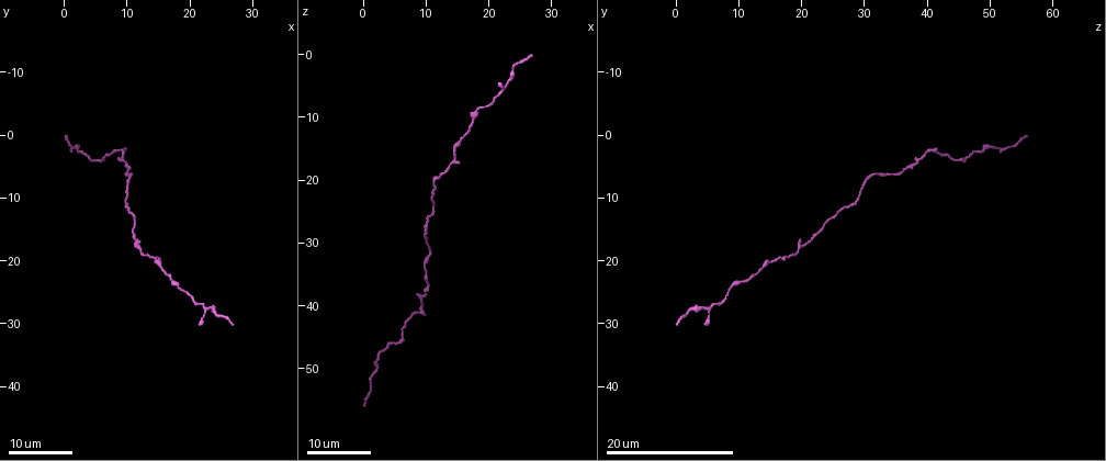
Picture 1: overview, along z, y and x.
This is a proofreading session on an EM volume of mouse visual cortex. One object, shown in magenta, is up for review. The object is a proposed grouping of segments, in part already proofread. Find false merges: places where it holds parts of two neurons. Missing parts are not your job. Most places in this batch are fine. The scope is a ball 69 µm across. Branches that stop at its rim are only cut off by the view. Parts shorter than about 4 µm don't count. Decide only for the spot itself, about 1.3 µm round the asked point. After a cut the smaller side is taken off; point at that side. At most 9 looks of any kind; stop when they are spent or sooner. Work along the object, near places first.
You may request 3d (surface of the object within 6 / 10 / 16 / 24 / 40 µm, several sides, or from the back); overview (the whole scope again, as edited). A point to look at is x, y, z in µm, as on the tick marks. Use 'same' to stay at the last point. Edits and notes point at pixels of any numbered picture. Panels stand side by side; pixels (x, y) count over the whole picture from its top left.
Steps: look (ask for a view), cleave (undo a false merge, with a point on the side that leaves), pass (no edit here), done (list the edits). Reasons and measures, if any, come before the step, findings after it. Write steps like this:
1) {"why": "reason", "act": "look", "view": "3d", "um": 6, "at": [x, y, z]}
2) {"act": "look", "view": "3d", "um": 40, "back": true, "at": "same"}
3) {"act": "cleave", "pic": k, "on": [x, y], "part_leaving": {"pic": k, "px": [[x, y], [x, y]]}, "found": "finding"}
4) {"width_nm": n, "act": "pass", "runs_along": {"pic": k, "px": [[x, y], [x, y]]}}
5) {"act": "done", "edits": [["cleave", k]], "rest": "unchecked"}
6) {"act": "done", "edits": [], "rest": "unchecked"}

{"act": "look", "view": "3d", "um": 24, "at": [18.5, 24.0, 9.0]}

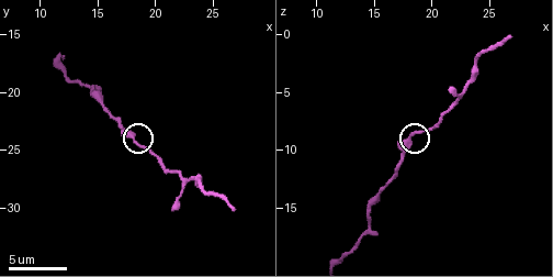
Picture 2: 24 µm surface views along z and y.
{"why": "closer look", "act": "look", "view": "3d", "um": 6, "at": [18.4, 24.2, 8.8]}

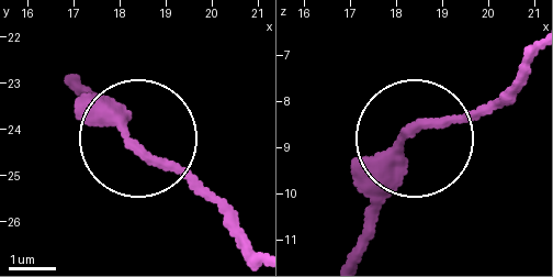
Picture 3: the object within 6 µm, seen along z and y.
{"act": "pass", "runs_along": {"pic": 3, "px": [[77, 80], [229, 222]]}, "found": "continuous, no second neuron"}

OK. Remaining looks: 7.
{"why": "sudden change in width", "act": "look", "view": "3d", "um": 16, "at": [14.5, 20.0, 16.0]}

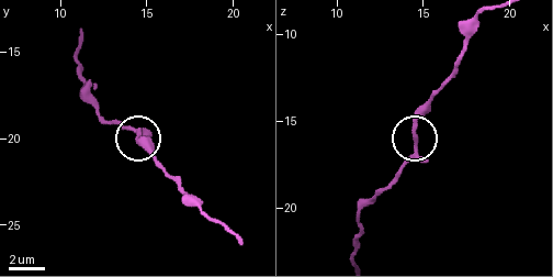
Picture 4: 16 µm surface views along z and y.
{"act": "look", "view": "3d", "um": 10, "at": [14.5, 19.8, 15.8]}

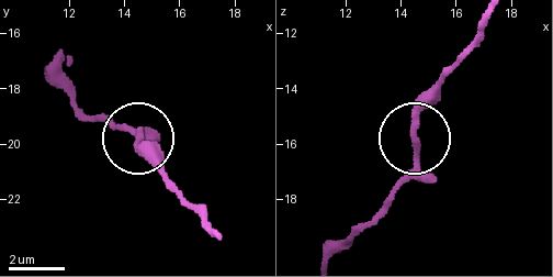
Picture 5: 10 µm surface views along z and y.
{"act": "pass", "runs_along": {"pic": 5, "px": [[331, 257], [415, 165], [417, 108], [436, 82]]}, "found": "continuous, no second neuron"}

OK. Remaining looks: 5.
{"why": "thin neck", "act": "look", "view": "3d", "um": 24, "at": [4.5, 4.0, 46.0]}

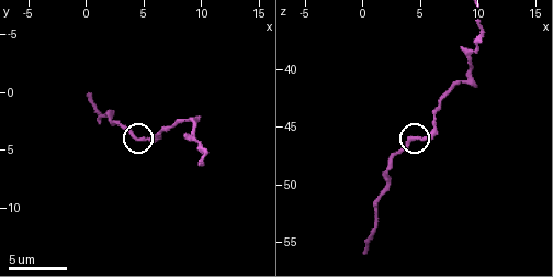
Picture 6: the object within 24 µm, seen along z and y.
{"act": "look", "view": "3d", "um": 6, "at": [4.8, 4.2, 46.0]}

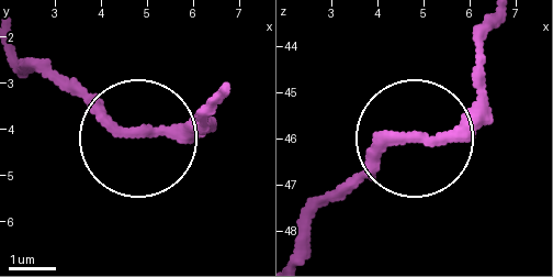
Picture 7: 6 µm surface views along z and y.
{"act": "look", "view": "3d", "um": 6, "back": true, "at": [4.85, 4.10, 46.00]}

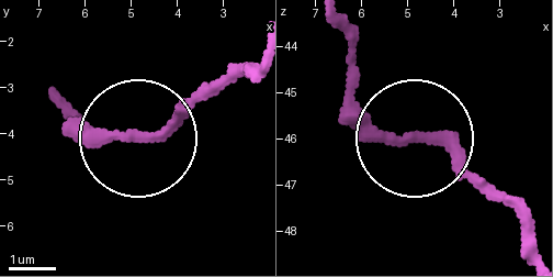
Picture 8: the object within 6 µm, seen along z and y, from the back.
{"act": "pass", "found": "all the same neuron"}

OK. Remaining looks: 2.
{"why": "three arms meet", "act": "look", "view": "3d", "um": 10, "at": [8.4, 2.6, 41.2]}

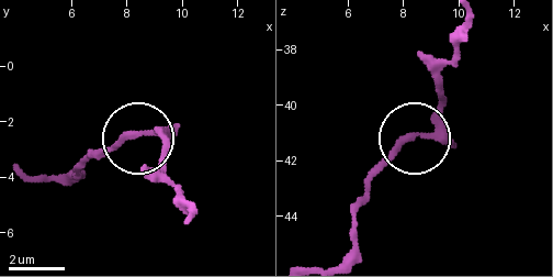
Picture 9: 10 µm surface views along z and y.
{"width_nm": 200, "act": "pass", "runs_along": {"pic": 9, "px": [[465, 21], [435, 128], [408, 142], [369, 183]]}, "found": "continuous, no second neuron"}

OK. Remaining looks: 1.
{"act": "done", "edits": [], "rest": "unchecked"}

